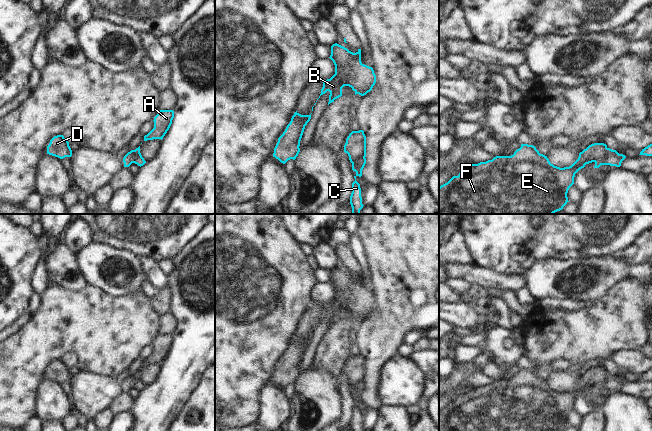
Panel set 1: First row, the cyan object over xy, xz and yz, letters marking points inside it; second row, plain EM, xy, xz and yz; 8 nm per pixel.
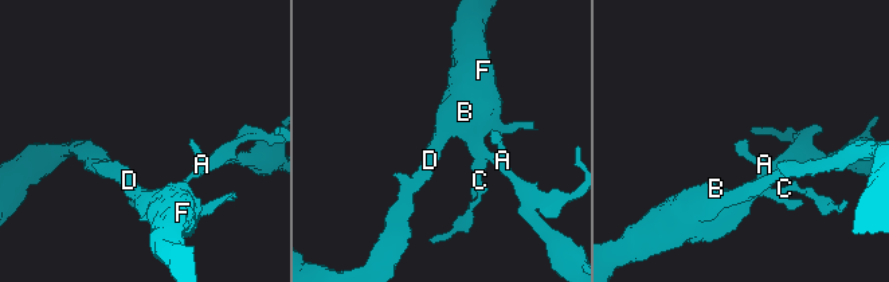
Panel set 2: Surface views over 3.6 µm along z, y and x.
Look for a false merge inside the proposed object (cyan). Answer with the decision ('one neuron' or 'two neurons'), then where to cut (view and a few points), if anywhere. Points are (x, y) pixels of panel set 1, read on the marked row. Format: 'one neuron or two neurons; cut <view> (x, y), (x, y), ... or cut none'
two neurons; cut yz (608, 148), (606, 157), (599, 165)

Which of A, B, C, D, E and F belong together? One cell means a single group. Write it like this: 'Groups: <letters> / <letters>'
Groups: A B D E F / C.

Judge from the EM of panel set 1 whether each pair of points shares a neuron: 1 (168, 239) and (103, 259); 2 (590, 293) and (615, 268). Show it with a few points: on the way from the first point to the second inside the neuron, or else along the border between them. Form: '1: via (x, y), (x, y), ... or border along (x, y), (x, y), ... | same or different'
1: border along (108, 244), (131, 249), (139, 255) | different
2: via (596, 287), (609, 274) | same

